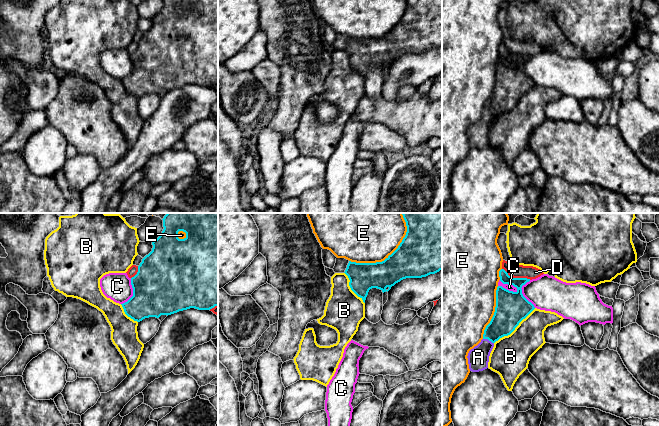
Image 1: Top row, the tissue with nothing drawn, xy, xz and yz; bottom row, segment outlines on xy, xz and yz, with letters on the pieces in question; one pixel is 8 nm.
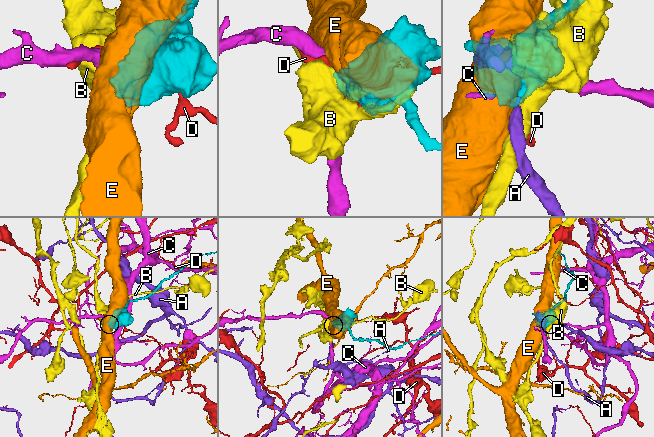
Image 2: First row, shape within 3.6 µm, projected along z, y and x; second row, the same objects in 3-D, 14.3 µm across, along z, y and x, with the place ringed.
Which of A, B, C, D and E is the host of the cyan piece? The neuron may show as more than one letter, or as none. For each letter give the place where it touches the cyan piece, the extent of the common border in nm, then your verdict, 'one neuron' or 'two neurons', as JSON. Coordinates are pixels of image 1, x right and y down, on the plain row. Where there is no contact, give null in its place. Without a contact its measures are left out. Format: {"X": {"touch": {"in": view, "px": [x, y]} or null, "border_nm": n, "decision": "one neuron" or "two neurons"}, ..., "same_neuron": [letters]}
{"A": {"touch": {"in": "yz", "px": [488, 115]}, "border_nm": 100, "decision": "one neuron"}, "B": {"touch": {"in": "yz", "px": [515, 103]}, "border_nm": 440, "decision": "two neurons"}, "C": {"touch": {"in": "yz", "px": [509, 60]}, "border_nm": 180, "decision": "two neurons"}, "D": {"touch": {"in": "yz", "px": [516, 54]}, "border_nm": 240, "decision": "two neurons"}, "E": {"touch": {"in": "xz", "px": [385, 35]}, "border_nm": 550, "decision": "two neurons"}, "same_neuron": ["A"]}

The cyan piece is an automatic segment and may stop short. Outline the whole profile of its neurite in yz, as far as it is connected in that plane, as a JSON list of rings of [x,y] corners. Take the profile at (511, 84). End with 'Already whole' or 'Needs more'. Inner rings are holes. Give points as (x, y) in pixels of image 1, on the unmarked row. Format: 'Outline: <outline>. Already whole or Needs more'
Outline: [[[504,45],[499,47],[499,53],[503,60],[513,61],[517,67],[509,67],[502,62],[497,63],[494,91],[484,106],[483,115],[469,127],[467,132],[469,145],[472,148],[487,145],[494,119],[510,111],[535,85],[534,81],[523,72],[521,65],[530,55],[513,54]]]. Needs more

